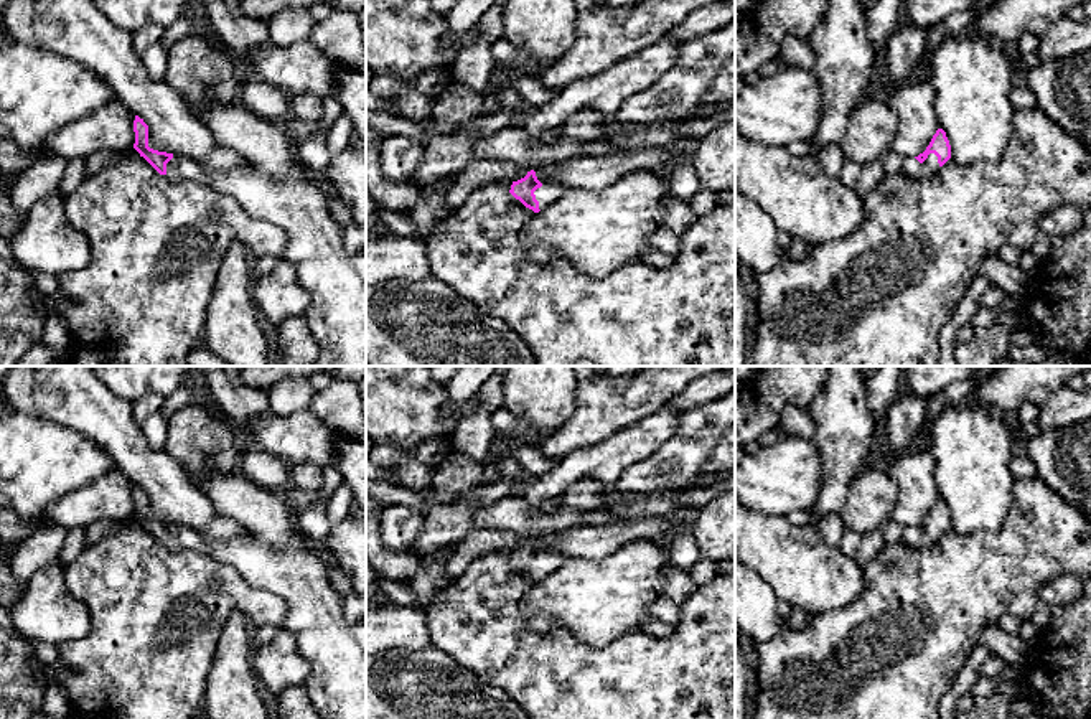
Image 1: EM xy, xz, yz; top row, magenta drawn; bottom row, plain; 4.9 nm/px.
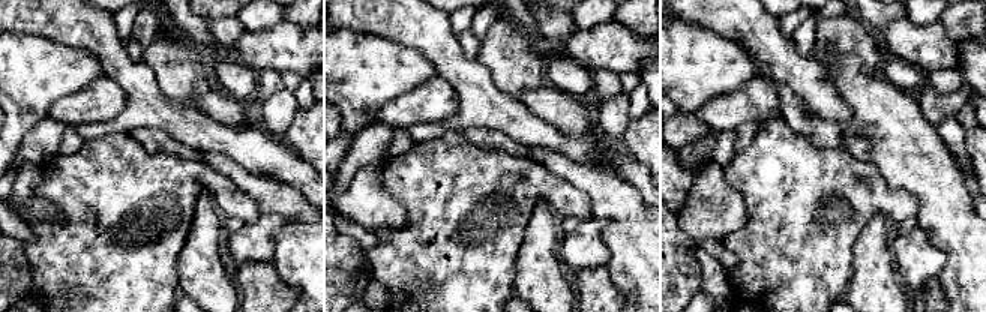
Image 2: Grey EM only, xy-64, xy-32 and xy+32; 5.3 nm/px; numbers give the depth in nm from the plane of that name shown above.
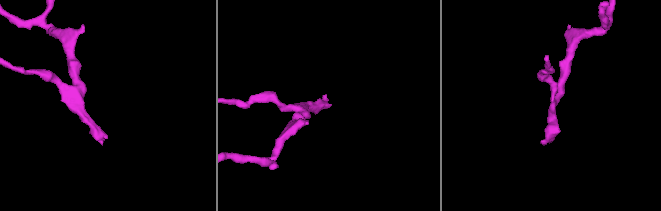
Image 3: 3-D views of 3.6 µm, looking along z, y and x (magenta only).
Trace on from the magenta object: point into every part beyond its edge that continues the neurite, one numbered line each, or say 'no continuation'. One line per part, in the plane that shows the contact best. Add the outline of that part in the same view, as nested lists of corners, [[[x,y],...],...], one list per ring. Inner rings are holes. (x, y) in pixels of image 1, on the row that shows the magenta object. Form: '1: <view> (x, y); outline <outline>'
1: xz (549, 190); outline [[[537,170],[536,176],[542,183],[542,186],[534,191],[536,200],[539,201],[539,209],[542,211],[549,203],[557,200],[562,190],[560,185],[552,178],[550,170]]]

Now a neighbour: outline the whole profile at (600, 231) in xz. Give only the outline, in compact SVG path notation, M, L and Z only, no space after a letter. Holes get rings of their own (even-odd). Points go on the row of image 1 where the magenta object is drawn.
M648 172L626 173L602 190L569 188L532 214L521 242L532 262L560 256L603 279L641 261L667 195L666 180Z

